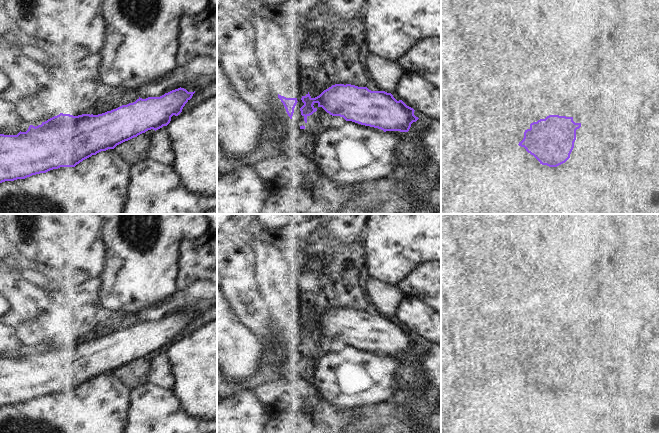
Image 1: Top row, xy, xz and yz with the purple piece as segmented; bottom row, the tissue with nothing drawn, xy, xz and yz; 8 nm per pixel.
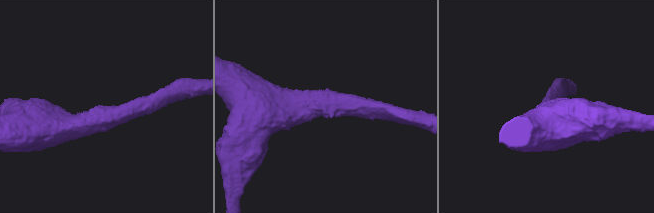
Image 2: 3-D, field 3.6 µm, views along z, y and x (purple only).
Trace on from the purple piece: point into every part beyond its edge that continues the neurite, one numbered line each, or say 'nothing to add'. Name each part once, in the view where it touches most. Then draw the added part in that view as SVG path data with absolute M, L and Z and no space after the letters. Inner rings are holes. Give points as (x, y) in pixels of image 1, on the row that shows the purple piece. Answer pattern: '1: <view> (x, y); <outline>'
nothing to add

